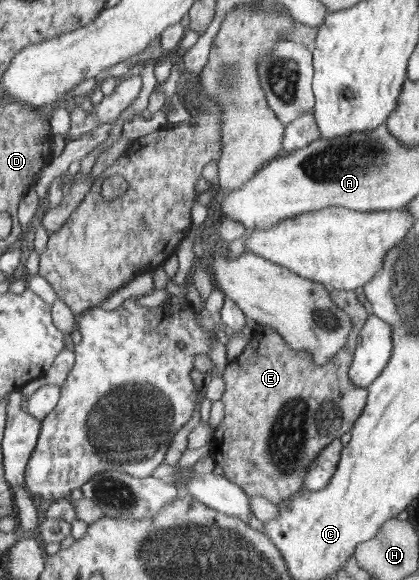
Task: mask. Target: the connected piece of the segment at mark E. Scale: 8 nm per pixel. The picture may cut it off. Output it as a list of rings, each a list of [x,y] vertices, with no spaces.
[[[360,304],[354,310],[356,312],[350,312],[354,316],[354,330],[348,338],[348,344],[324,366],[290,348],[284,336],[274,328],[260,325],[257,327],[262,332],[252,336],[240,356],[228,363],[224,370],[225,392],[221,400],[225,404],[225,418],[213,434],[209,454],[215,464],[224,470],[224,476],[238,484],[249,498],[263,497],[280,505],[300,494],[306,489],[308,466],[332,442],[351,431],[363,414],[369,397],[368,389],[359,388],[352,382],[350,367],[368,312]]]

